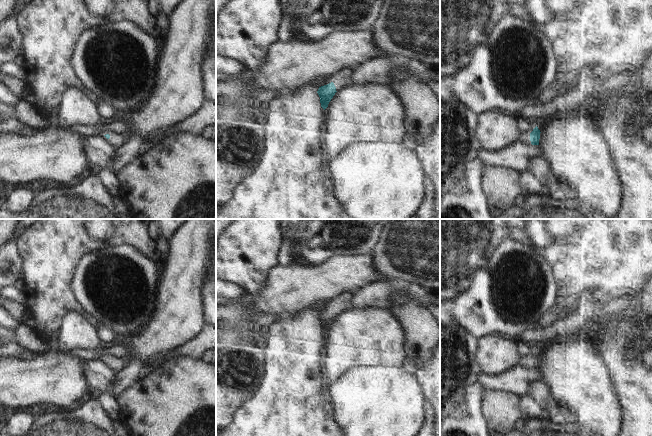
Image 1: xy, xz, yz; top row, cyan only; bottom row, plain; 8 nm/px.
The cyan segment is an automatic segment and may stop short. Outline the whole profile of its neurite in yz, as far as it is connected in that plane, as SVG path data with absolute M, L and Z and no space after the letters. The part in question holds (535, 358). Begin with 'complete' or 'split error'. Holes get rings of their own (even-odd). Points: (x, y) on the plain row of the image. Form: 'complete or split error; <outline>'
split error; M536 350L530 358L520 358L519 364L528 368L539 369L540 354Z

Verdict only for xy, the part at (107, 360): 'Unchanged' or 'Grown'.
Grown

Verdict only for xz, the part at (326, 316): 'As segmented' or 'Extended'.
Extended

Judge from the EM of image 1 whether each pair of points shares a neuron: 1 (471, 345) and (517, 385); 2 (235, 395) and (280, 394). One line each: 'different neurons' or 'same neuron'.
1: different neurons
2: different neurons

